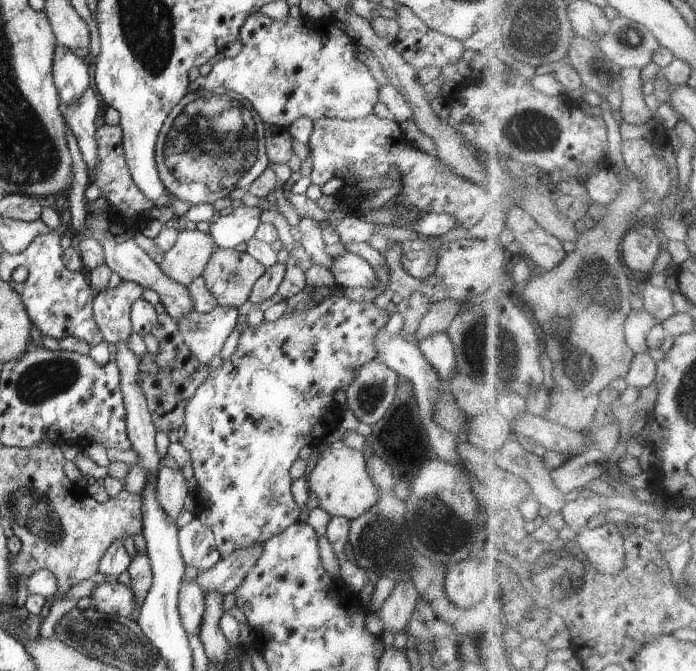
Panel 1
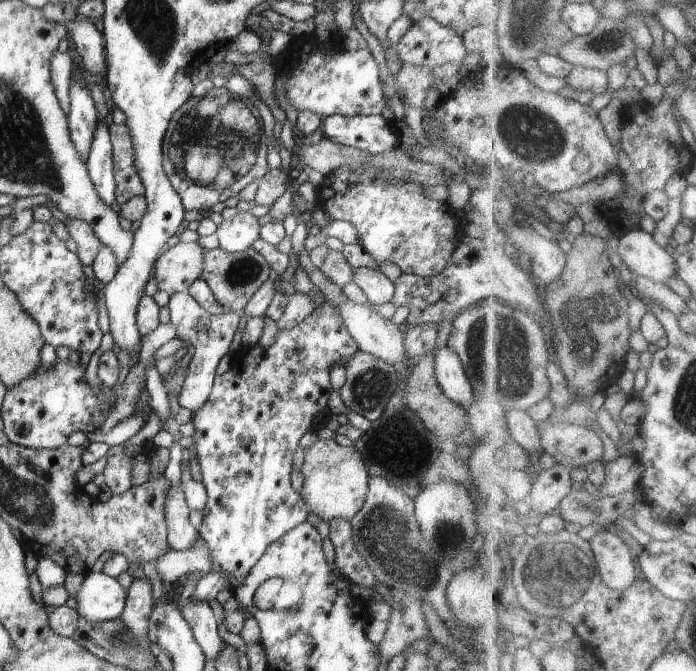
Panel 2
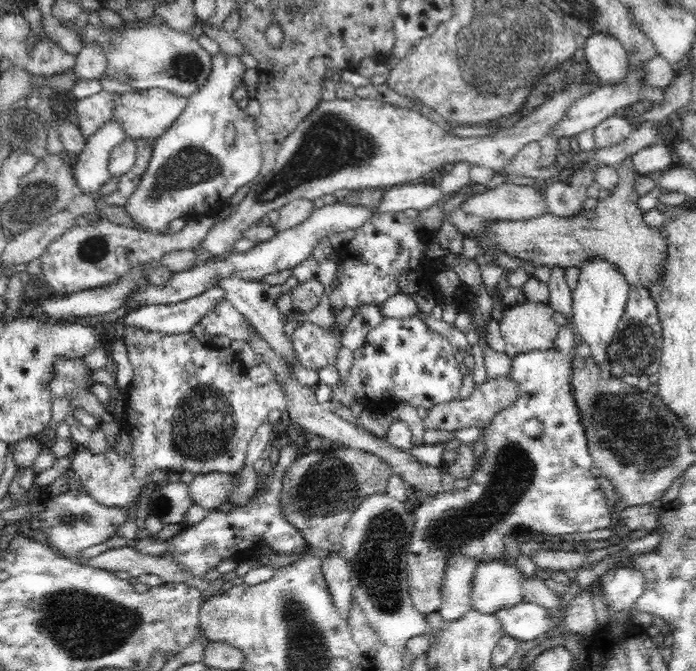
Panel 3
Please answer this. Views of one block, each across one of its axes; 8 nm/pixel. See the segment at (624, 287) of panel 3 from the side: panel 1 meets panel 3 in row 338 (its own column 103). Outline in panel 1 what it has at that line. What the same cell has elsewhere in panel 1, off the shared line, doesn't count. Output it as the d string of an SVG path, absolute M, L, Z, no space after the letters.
M102 582L91 595L91 608L106 615L129 618L136 608L134 592L129 585Z

